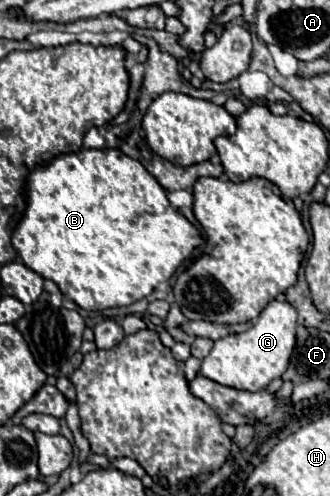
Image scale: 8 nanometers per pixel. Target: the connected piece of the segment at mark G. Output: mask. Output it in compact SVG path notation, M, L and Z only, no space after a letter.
M272 300L262 310L258 322L250 330L216 340L210 354L202 360L200 372L204 372L206 378L222 386L258 392L264 390L272 380L282 378L282 374L288 368L294 344L296 344L296 310L286 300Z

